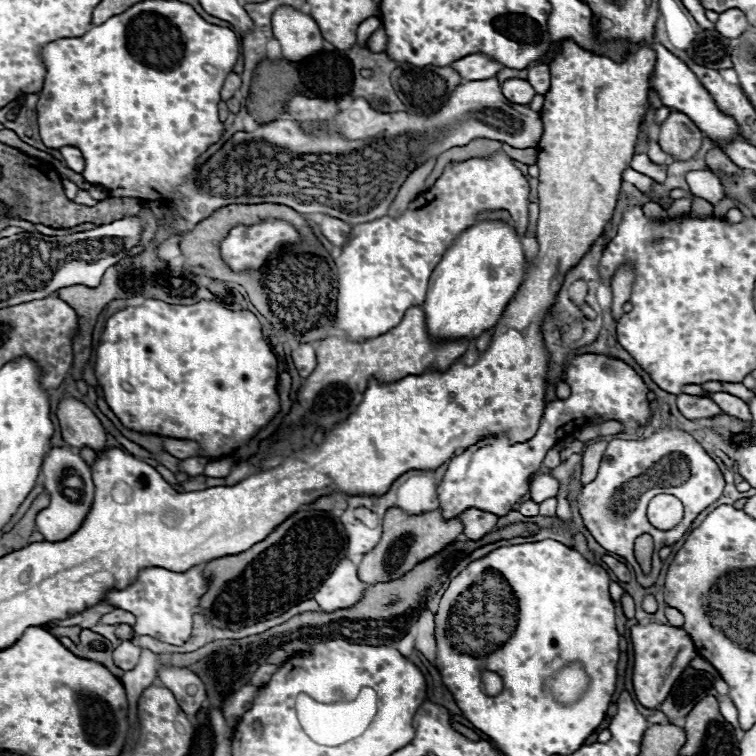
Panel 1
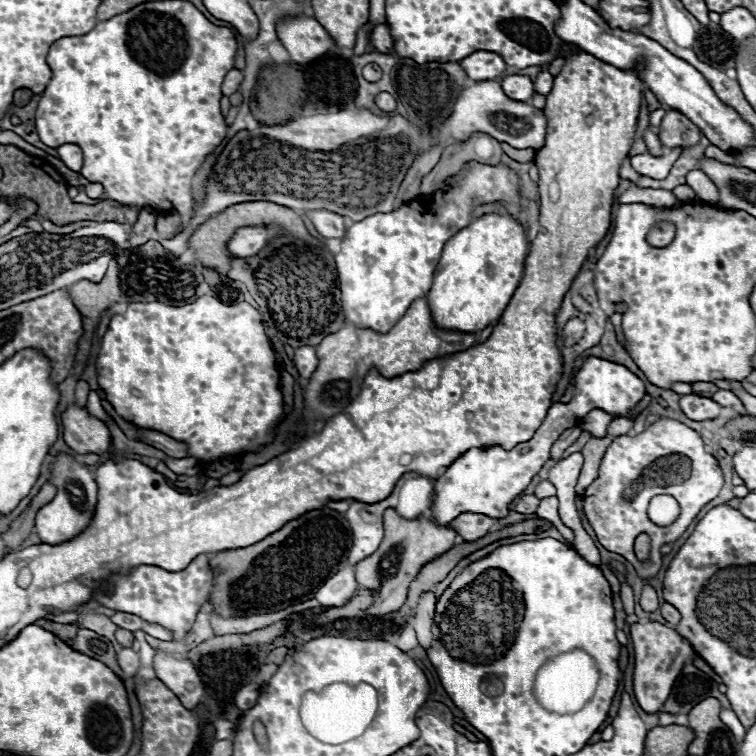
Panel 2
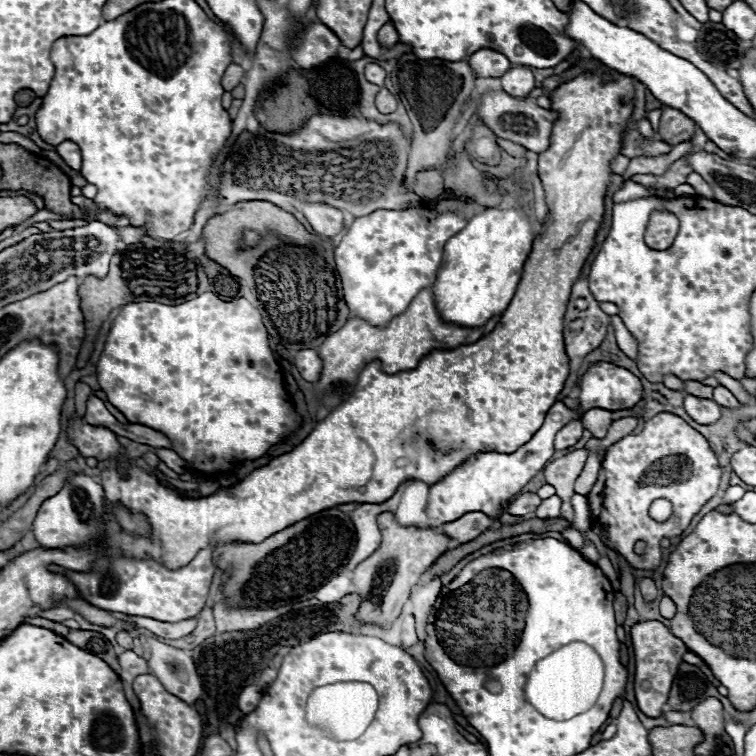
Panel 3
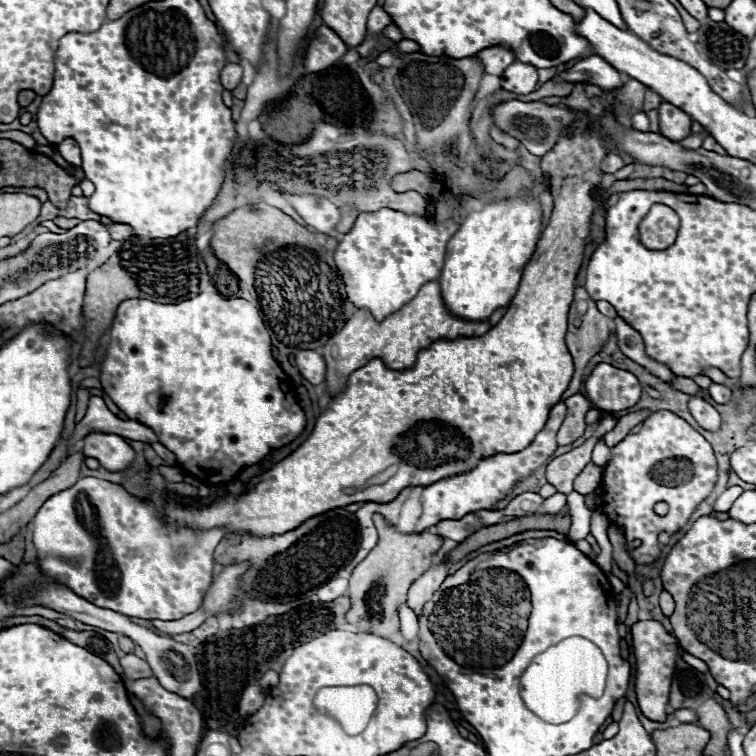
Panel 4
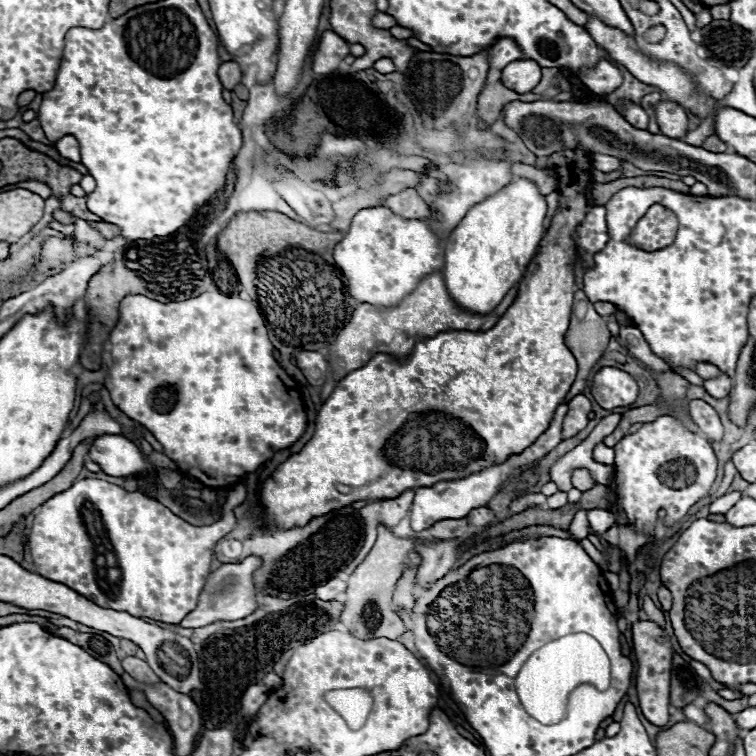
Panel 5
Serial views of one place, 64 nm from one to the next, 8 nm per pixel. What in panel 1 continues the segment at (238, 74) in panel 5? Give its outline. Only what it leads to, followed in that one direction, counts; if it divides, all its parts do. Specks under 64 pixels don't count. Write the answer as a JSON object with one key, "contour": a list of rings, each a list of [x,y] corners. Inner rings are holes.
{"contour":[[[230,72],[228,74],[228,78],[226,78],[226,82],[224,82],[224,86],[222,86],[222,100],[228,100],[228,98],[232,98],[232,94],[240,88],[240,76],[238,74],[234,74],[234,72]]]}

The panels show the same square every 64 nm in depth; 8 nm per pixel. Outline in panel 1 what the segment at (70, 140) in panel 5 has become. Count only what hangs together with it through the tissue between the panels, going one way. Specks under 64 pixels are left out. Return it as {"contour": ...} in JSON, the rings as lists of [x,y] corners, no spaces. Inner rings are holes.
{"contour":[[[64,146],[64,148],[60,148],[60,152],[62,152],[62,156],[64,156],[64,160],[66,160],[70,170],[74,170],[74,172],[82,172],[84,170],[84,158],[82,158],[82,152],[78,148]]]}

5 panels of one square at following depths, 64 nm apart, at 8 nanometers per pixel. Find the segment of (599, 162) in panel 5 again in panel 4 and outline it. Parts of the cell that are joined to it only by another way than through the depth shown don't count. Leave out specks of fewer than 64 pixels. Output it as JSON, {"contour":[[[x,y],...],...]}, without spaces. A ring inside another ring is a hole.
{"contour":[[[608,154],[606,160],[602,162],[602,170],[604,170],[604,172],[610,172],[610,174],[618,172],[622,166],[624,166],[624,160],[622,160],[622,156],[618,156],[618,154]]]}

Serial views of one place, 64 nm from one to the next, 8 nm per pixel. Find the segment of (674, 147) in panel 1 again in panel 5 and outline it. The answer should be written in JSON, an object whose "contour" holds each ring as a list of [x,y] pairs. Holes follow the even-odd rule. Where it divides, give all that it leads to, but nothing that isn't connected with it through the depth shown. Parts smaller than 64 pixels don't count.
{"contour":[[[660,102],[656,106],[656,120],[664,136],[684,138],[688,132],[688,114],[676,102]]]}

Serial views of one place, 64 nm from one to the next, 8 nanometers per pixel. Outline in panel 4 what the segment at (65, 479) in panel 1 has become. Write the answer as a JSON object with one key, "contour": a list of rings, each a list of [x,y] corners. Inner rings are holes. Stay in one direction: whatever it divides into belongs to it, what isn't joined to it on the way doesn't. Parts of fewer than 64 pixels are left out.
{"contour":[[[80,478],[74,486],[50,496],[32,520],[32,534],[40,566],[50,578],[66,584],[72,592],[92,600],[100,608],[112,608],[114,612],[148,620],[180,620],[202,606],[212,584],[212,552],[224,538],[224,530],[220,528],[192,532],[188,528],[168,526],[150,504],[138,502],[122,486],[100,478]],[[100,554],[102,560],[98,560]],[[62,558],[70,558],[74,564]]]}

